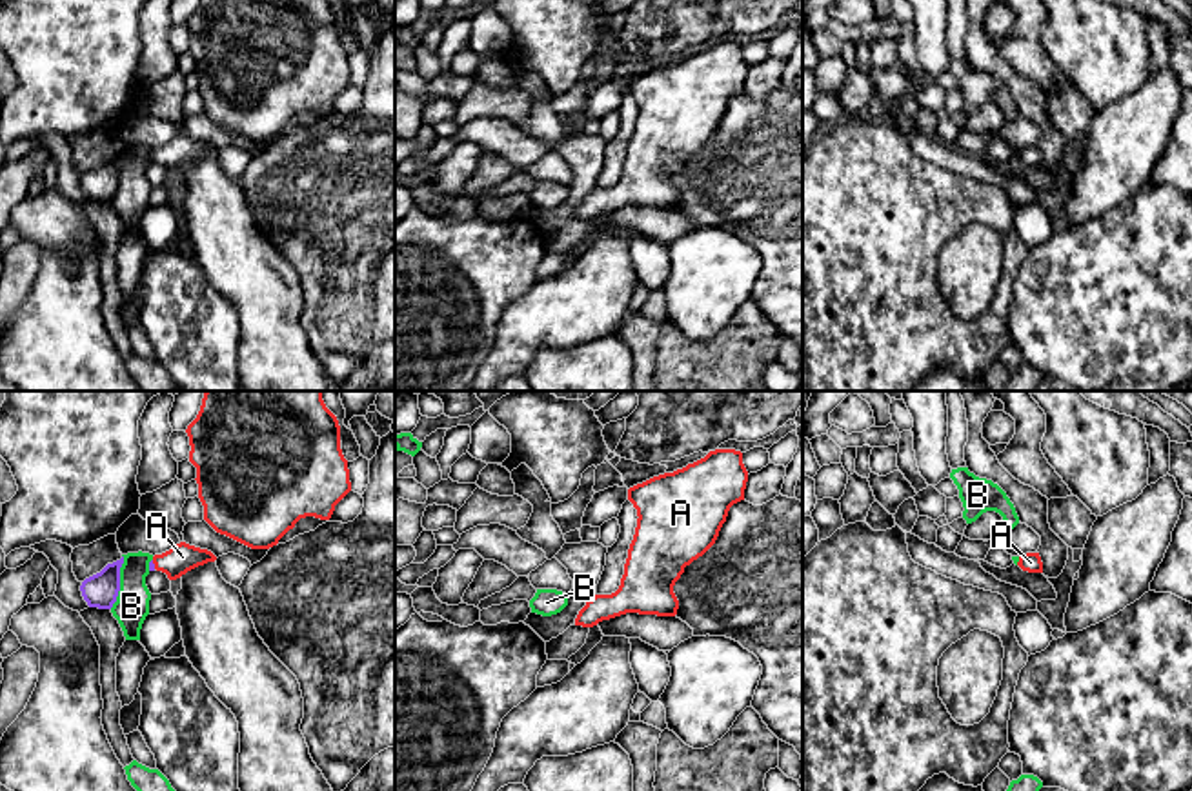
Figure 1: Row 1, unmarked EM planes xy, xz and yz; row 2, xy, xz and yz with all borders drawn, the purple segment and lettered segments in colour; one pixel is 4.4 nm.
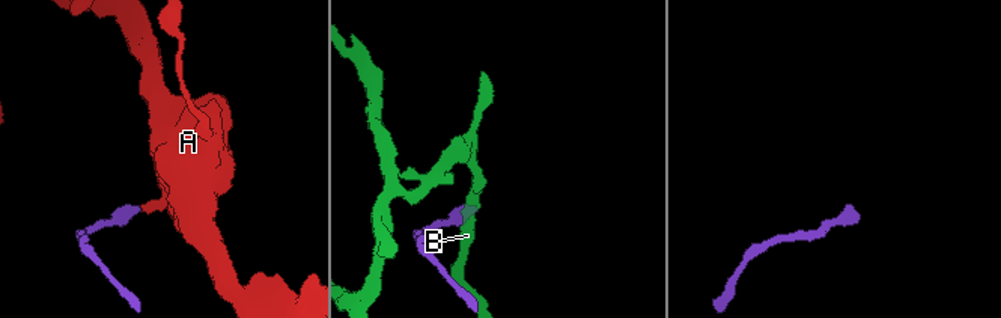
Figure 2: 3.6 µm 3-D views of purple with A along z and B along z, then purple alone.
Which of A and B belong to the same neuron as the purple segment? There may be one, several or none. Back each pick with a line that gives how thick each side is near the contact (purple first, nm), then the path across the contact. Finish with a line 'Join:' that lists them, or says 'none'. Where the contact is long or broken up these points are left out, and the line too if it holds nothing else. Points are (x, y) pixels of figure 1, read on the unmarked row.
A: 30/130 nm | across xy (151, 159), (153, 157), (175, 155), (182, 150)
Join: A

